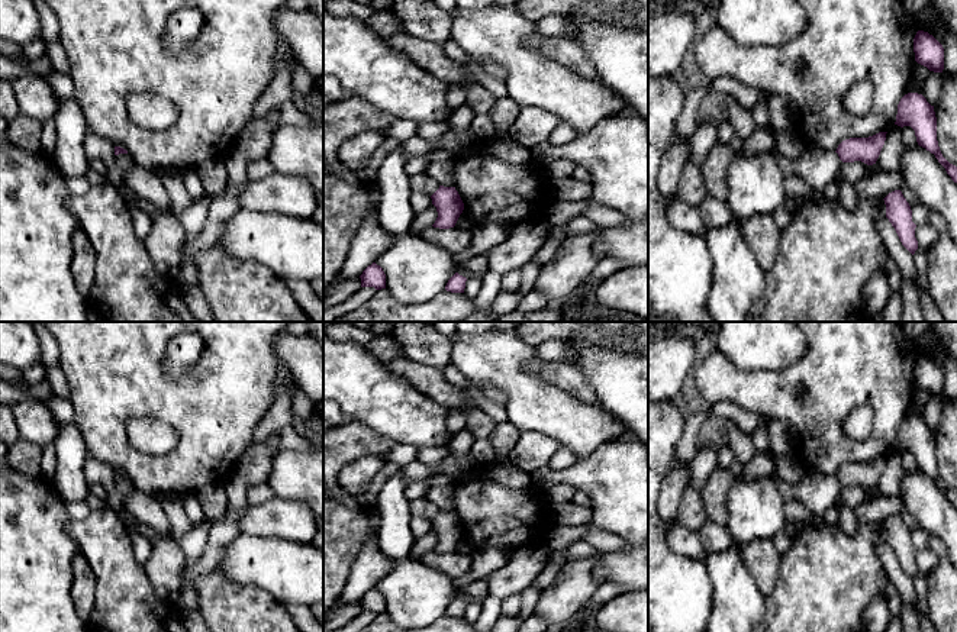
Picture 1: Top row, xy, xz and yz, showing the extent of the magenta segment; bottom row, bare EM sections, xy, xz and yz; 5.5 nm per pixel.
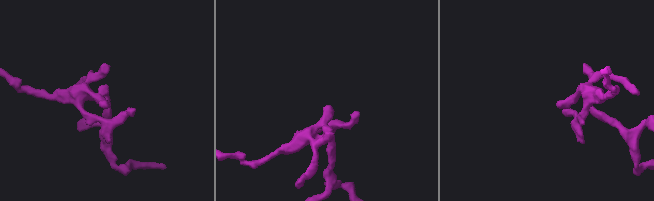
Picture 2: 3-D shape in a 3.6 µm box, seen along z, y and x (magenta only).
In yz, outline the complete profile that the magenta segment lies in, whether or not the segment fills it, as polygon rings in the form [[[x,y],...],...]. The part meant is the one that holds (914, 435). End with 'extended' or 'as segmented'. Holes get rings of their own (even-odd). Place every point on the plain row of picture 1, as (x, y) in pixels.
[[[908,417],[900,423],[895,449],[911,451],[915,455],[918,470],[934,478],[951,504],[957,507],[957,491],[942,481],[938,471],[934,431],[922,419]]] | as segmented

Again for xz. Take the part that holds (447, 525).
[[[439,510],[431,523],[438,536],[438,542],[432,551],[439,554],[454,552],[464,535],[464,528],[455,512]]] | as segmented

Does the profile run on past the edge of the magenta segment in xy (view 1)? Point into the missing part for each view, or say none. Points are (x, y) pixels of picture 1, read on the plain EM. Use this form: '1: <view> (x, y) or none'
1: none

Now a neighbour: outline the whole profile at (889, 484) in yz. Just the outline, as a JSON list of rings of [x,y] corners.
[[[895,449],[886,458],[886,465],[876,486],[876,491],[887,497],[900,497],[903,474],[902,452]]]

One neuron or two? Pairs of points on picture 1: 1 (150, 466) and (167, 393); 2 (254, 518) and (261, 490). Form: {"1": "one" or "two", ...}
{"1": "one", "2": "two"}

